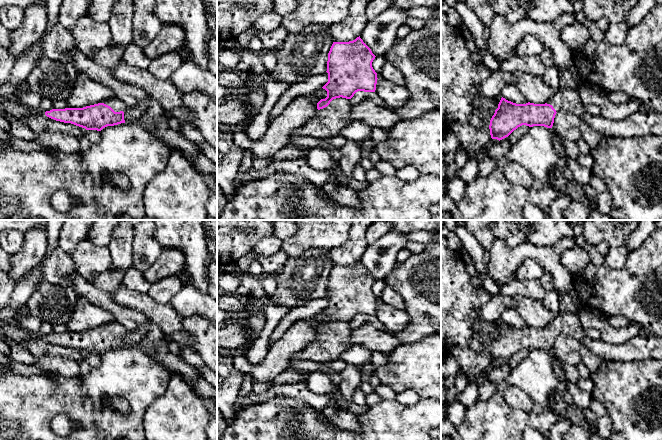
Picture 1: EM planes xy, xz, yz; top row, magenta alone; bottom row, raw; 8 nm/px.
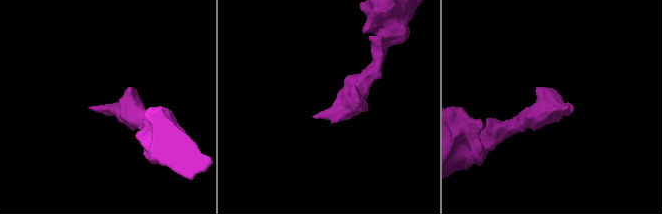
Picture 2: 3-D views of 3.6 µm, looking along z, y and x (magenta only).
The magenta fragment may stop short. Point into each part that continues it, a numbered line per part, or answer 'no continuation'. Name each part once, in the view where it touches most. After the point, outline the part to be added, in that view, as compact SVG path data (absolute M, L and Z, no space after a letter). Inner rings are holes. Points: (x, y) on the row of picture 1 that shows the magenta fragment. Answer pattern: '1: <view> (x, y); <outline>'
1: xz (327, 123); M333 99L327 107L317 110L302 127L294 130L293 135L311 136L320 140L333 138L351 123L349 112L349 99Z

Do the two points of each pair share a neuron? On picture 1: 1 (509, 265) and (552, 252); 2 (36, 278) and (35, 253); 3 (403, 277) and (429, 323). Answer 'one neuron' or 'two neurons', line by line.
1: one neuron
2: two neurons
3: one neuron

